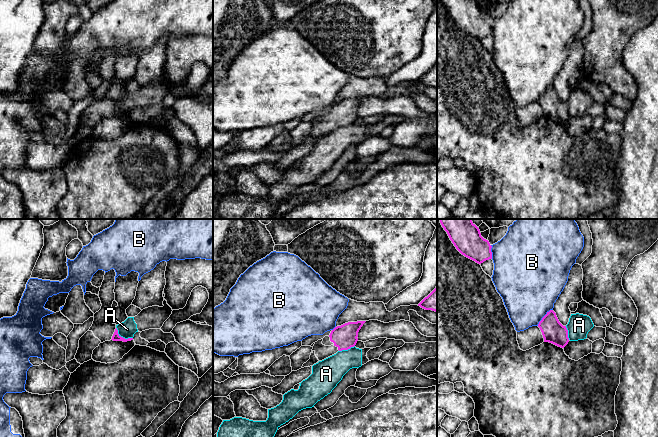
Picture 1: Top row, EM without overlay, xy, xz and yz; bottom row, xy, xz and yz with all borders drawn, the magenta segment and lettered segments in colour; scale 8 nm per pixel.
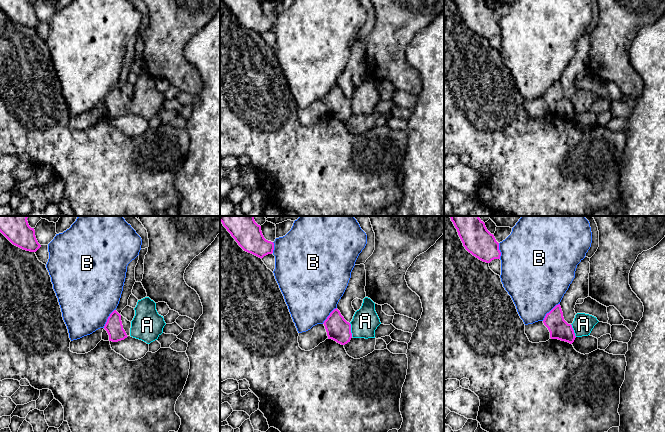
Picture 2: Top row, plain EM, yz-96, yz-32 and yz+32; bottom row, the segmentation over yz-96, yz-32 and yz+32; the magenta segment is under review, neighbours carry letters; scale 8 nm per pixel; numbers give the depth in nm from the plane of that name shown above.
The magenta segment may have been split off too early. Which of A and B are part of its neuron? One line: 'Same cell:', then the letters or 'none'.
Same cell: none

